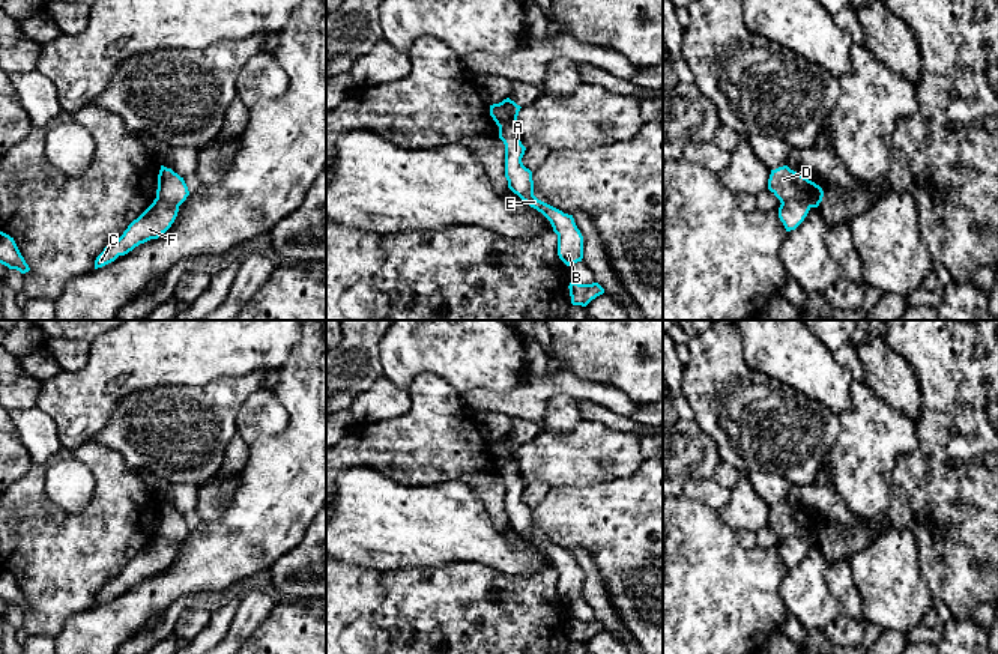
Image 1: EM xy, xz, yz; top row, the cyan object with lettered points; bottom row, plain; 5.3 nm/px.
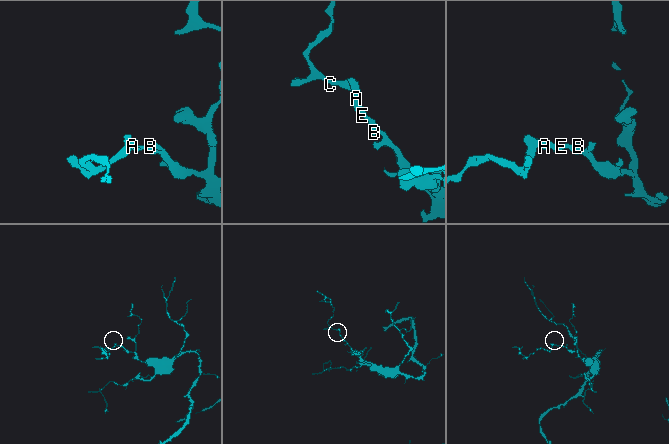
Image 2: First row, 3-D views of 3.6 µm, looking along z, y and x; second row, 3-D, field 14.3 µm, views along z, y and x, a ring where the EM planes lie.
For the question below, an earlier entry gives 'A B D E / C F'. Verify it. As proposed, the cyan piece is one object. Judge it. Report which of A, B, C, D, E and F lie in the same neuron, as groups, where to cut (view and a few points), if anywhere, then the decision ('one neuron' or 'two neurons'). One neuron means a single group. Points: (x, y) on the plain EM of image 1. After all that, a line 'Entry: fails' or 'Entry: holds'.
A B D E / C F | yz (782, 538), (801, 537), (810, 543) | two neurons
Entry: holds

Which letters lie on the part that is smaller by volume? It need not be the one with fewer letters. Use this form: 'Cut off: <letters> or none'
Cut off: C, F

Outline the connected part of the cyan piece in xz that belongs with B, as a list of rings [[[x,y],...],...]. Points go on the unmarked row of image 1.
[[[510,434],[501,441],[510,450],[510,456],[499,462],[499,475],[505,481],[505,514],[508,525],[550,558],[553,568],[558,571],[559,595],[567,603],[582,598],[583,573],[573,552],[564,550],[534,532],[532,508],[522,499],[526,484],[522,481],[517,469],[517,453],[522,444]]]

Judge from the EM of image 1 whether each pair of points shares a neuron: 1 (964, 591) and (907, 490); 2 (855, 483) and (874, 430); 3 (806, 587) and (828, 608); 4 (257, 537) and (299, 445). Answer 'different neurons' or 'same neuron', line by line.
1: same neuron
2: same neuron
3: same neuron
4: same neuron

